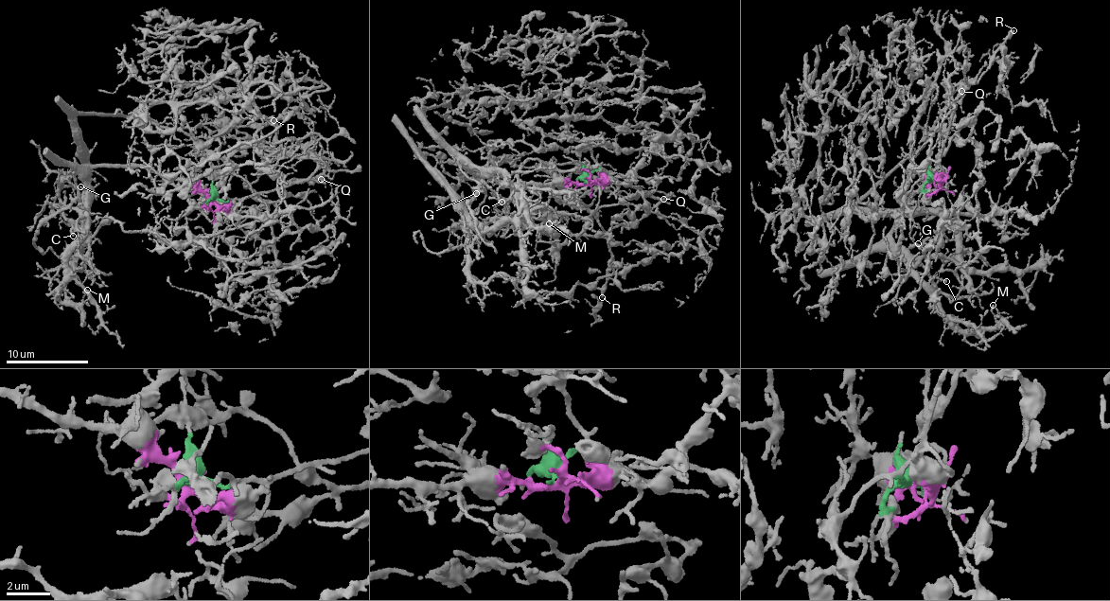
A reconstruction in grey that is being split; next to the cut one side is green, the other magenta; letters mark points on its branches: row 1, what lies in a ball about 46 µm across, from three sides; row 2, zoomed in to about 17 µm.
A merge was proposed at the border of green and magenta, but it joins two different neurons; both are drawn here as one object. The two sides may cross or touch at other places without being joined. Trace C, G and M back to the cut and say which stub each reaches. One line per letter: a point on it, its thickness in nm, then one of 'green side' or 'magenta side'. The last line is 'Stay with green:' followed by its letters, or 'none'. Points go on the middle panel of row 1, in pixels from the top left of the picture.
C: place (502, 202); calibre 170 nm; magenta side
G: place (476, 193); calibre 100 nm; magenta side
M: place (549, 223); calibre 190 nm; magenta side
Stay with green: none

